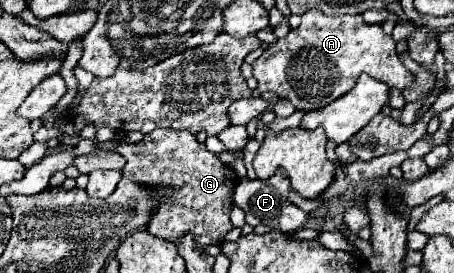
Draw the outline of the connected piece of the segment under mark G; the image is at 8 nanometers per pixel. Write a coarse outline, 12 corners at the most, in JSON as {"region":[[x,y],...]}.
{"region":[[189,131],[121,142],[125,177],[169,197],[147,225],[223,243],[235,173]]}

